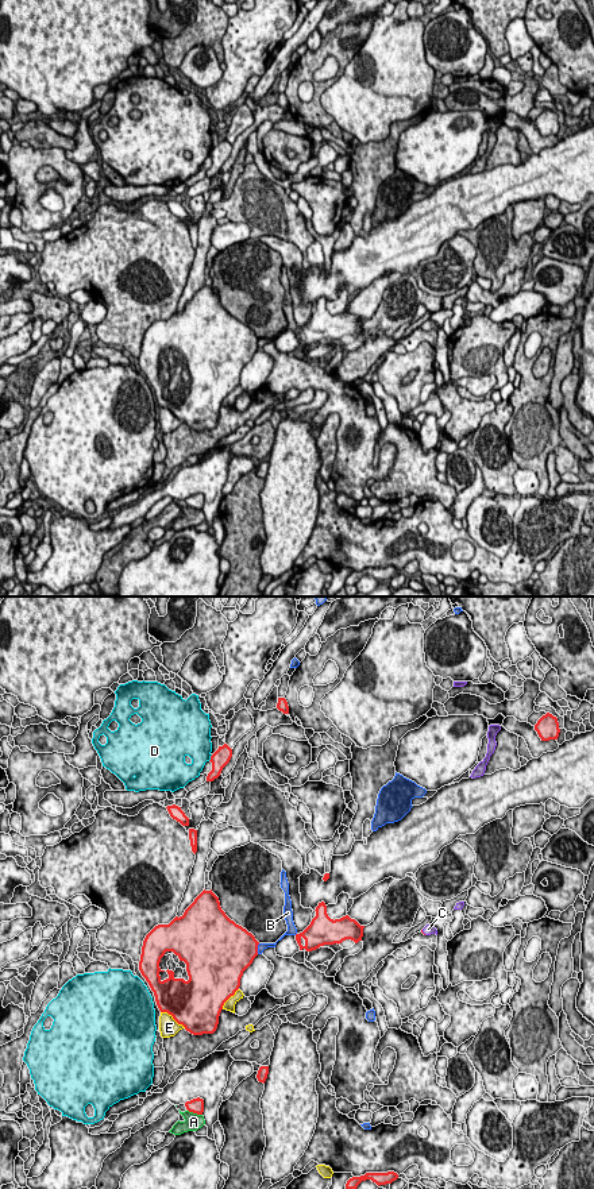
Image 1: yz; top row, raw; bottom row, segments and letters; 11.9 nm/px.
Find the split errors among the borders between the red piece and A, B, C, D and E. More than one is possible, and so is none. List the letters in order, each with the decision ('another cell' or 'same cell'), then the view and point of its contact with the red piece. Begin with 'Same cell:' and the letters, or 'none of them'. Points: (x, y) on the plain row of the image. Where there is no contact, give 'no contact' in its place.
Same cell: C
A: another cell; contact yz (195, 508)
B: another cell; contact yz (257, 344)
C: same cell; contact yz (423, 328)
D: another cell; contact yz (211, 153)
E: another cell; contact yz (173, 413)

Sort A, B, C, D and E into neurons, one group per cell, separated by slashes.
A / B / C / D / E

